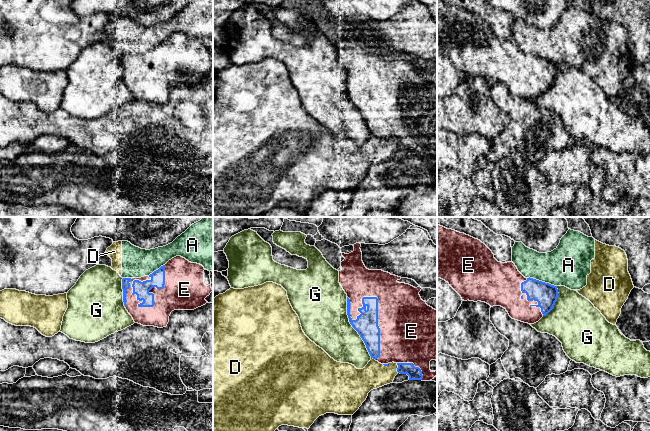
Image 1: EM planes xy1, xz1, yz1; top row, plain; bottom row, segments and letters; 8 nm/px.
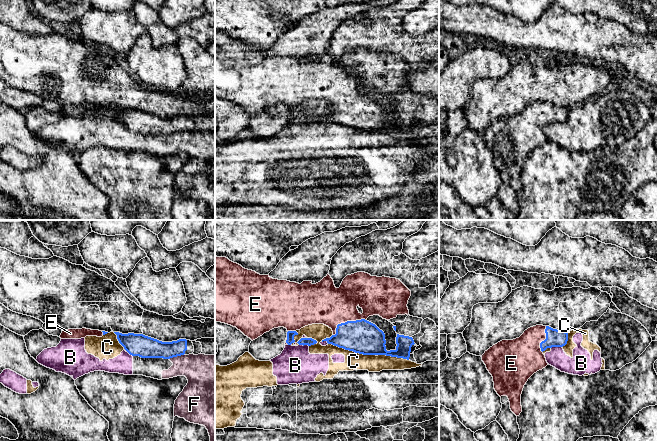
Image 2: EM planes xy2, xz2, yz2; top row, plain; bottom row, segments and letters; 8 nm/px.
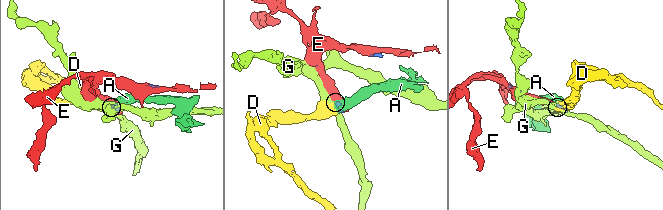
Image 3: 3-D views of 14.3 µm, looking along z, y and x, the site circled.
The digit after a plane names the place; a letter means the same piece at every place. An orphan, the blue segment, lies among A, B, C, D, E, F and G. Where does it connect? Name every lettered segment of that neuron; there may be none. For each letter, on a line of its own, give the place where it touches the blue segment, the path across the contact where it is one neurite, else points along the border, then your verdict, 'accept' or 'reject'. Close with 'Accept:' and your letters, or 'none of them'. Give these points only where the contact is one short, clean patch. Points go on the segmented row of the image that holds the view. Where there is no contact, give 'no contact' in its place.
A: contact yz1 (541, 281); reject
B: contact yz2 (556, 346); reject
C: contact xz2 (352, 350); reject
D: contact xz1 (397, 368); border xz1 (396, 363), (398, 372); reject
E: contact xy1 (151, 306); accept
F: contact xy2 (176, 356); border xy2 (184, 353), (169, 359); reject
G: contact xz1 (352, 326); reject
Accept: E

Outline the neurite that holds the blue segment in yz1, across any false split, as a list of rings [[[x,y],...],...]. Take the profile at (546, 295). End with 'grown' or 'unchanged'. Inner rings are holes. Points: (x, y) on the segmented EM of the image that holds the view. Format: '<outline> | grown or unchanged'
[[[437,225],[437,278],[441,278],[464,301],[481,301],[506,309],[512,319],[534,324],[546,316],[558,298],[557,286],[533,278],[525,278],[511,262],[501,263],[480,240]]] | grown

